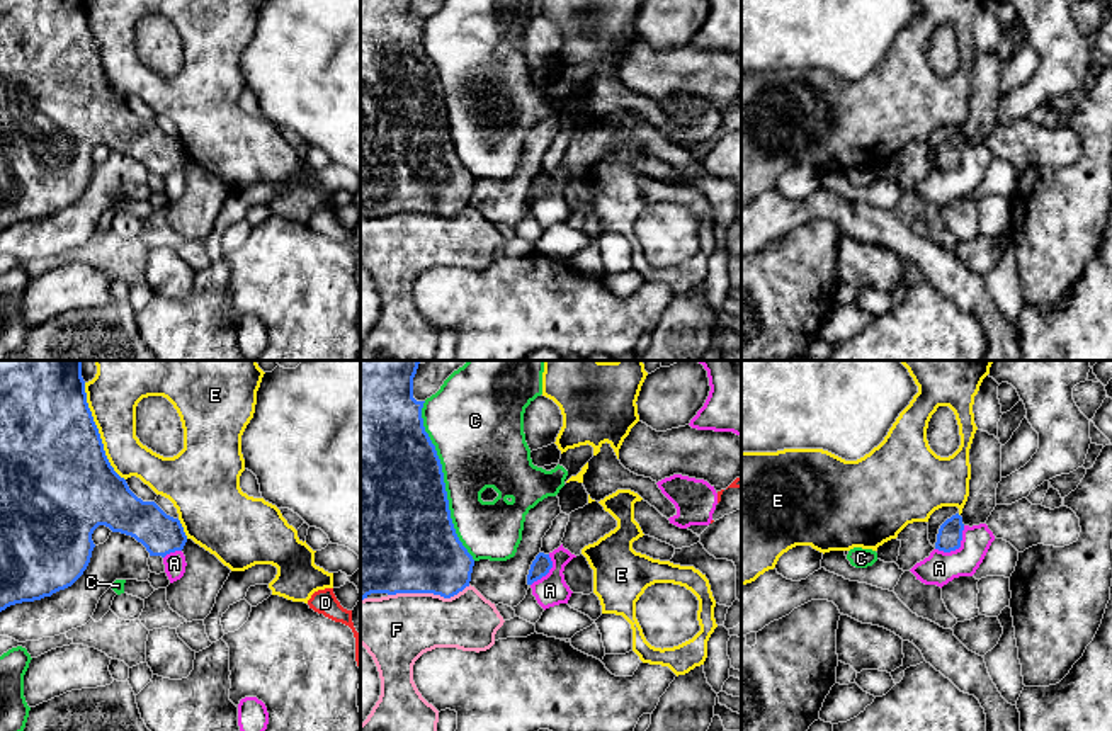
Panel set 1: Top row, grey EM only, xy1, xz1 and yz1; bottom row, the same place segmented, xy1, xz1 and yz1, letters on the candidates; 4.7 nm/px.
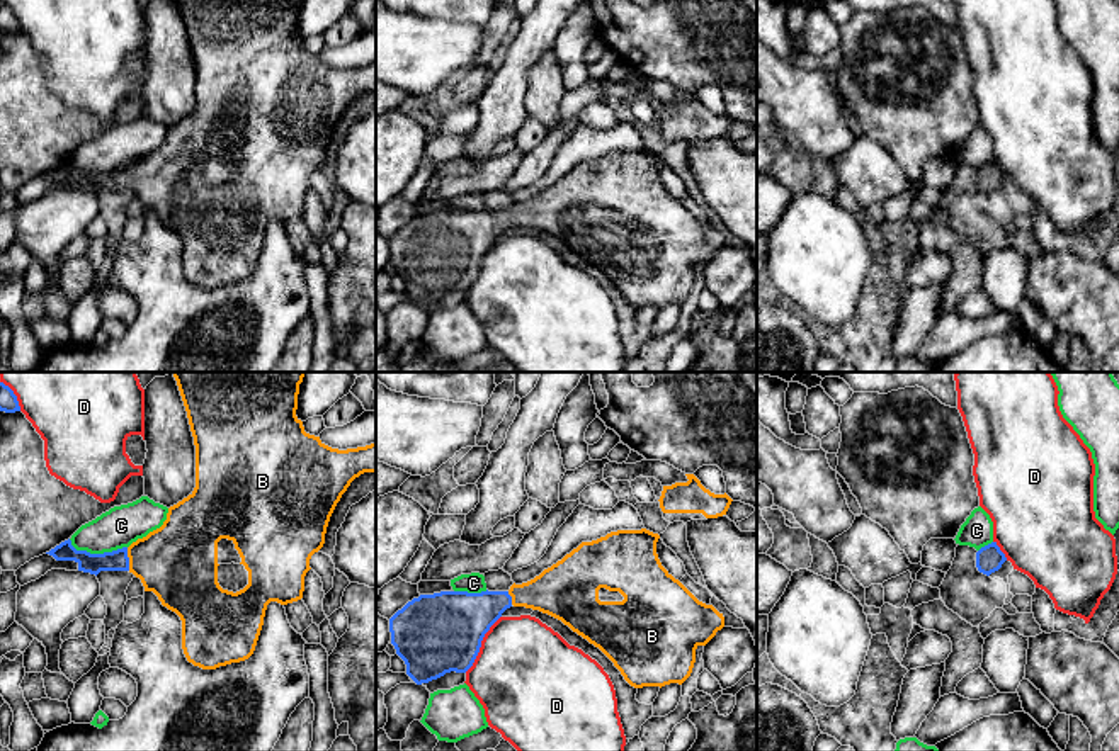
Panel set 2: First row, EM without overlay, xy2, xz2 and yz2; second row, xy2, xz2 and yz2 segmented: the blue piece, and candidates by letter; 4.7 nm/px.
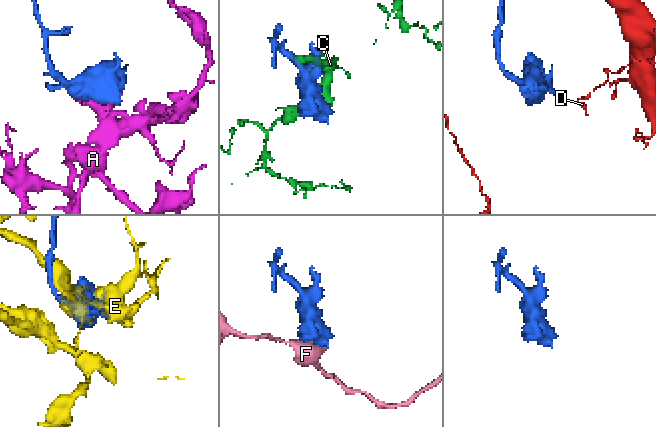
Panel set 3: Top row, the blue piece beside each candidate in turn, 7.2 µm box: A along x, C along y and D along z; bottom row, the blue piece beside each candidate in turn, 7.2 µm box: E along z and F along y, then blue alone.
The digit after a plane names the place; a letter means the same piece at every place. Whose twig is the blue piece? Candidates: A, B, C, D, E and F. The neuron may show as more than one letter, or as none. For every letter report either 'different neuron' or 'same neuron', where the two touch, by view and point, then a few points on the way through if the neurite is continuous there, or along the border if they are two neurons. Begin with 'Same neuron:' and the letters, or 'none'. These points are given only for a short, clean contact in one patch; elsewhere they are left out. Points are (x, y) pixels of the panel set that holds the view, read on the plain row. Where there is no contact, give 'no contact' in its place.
Same neuron: B
A: different neuron | yz1 (958, 167) | along yz1 (964, 145), (958, 167), (949, 170), (936, 169)
B: same neuron | xy2 (128, 179) | across xy2 (118, 179), (128, 179), (179, 180)
C: different neuron | xz1 (442, 101)
D: different neuron | xz2 (480, 264)
E: different neuron | xy1 (97, 51)
F: different neuron | xz1 (429, 211)

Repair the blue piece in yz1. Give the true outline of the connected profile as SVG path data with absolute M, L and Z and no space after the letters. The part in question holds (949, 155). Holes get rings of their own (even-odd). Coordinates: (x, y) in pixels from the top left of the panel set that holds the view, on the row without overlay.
M959 133L947 138L939 148L935 168L944 172L959 168L962 160L962 150L964 143Z

